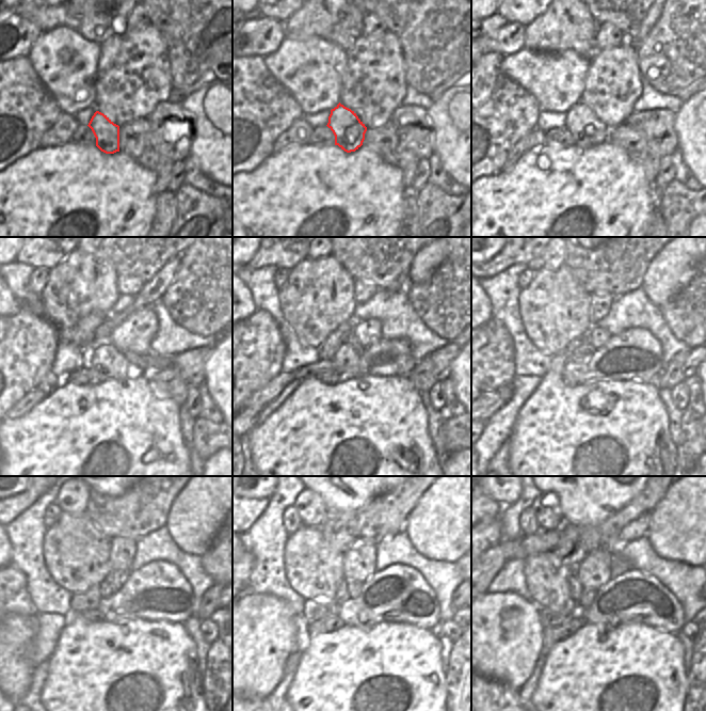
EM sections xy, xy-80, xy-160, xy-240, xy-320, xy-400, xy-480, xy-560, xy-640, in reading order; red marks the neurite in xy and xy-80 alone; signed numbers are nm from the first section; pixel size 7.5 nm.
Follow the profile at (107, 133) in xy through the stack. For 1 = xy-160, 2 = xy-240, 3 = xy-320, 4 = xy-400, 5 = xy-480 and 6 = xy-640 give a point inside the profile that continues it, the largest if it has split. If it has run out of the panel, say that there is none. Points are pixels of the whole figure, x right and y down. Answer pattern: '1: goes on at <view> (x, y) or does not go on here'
1: goes on at xy-160 (587, 129)
2: goes on at xy-240 (109, 363)
3: goes on at xy-320 (346, 360)
4: goes on at xy-400 (582, 351)
5: goes on at xy-480 (106, 589)
6: goes on at xy-640 (575, 587)

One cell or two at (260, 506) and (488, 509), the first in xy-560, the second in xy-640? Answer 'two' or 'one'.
one

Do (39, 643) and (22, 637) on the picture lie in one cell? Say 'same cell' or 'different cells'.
different cells

